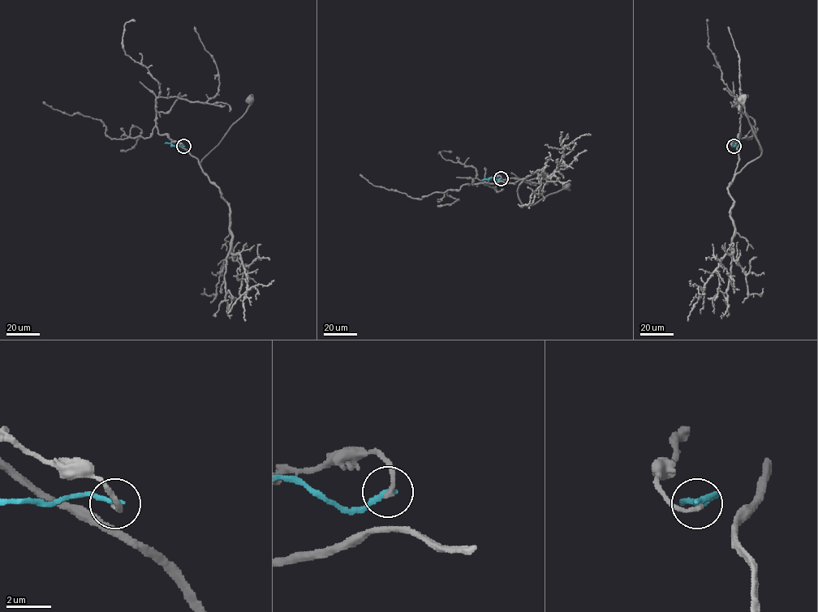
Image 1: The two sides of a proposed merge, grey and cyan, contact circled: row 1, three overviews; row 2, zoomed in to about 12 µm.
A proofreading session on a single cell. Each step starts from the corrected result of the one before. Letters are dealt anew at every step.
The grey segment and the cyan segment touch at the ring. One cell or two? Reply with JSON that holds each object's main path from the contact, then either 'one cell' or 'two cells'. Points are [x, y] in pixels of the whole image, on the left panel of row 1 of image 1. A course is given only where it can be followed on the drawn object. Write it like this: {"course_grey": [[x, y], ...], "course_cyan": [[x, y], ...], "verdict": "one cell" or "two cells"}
{"course_grey": [[183, 146], [171, 142], [195, 157], [206, 174], [201, 169], [201, 160], [243, 115], [249, 100]], "course_cyan": [[183, 146], [165, 143]], "verdict": "two cells"}

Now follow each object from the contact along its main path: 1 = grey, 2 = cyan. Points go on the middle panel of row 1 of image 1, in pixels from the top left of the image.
1: (501, 178), (497, 176), (488, 182), (514, 183), (523, 179), (517, 194), (521, 202), (527, 206), (566, 185)
2: (501, 178), (491, 177), (481, 181)

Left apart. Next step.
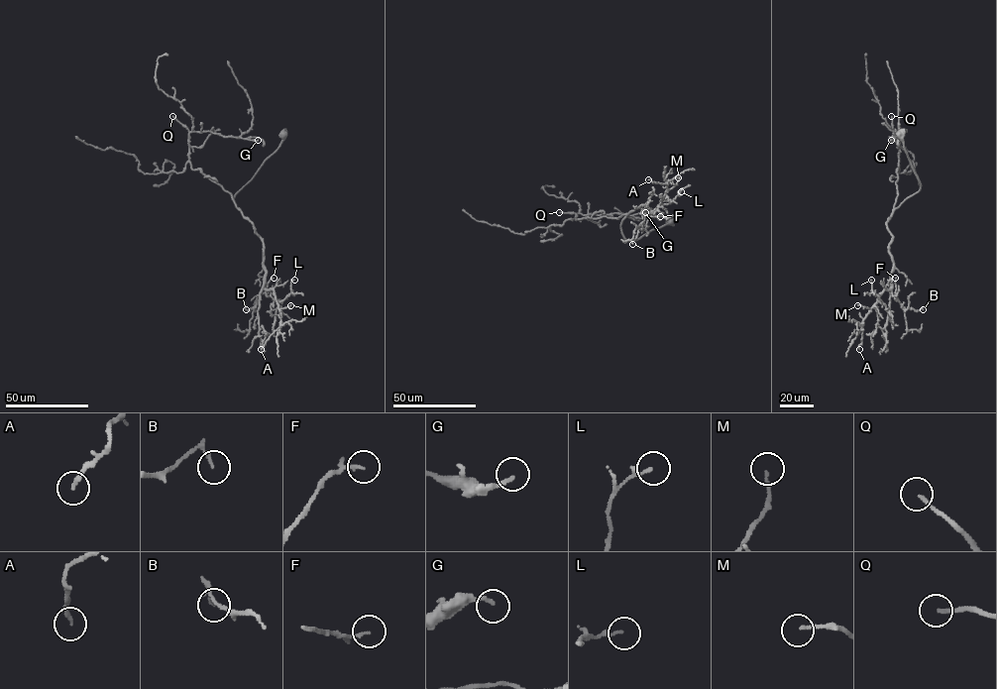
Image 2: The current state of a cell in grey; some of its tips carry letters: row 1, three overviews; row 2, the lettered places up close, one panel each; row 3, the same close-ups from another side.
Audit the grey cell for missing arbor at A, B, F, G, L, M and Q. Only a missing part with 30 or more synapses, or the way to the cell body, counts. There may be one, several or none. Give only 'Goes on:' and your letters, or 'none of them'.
Goes on: Q

